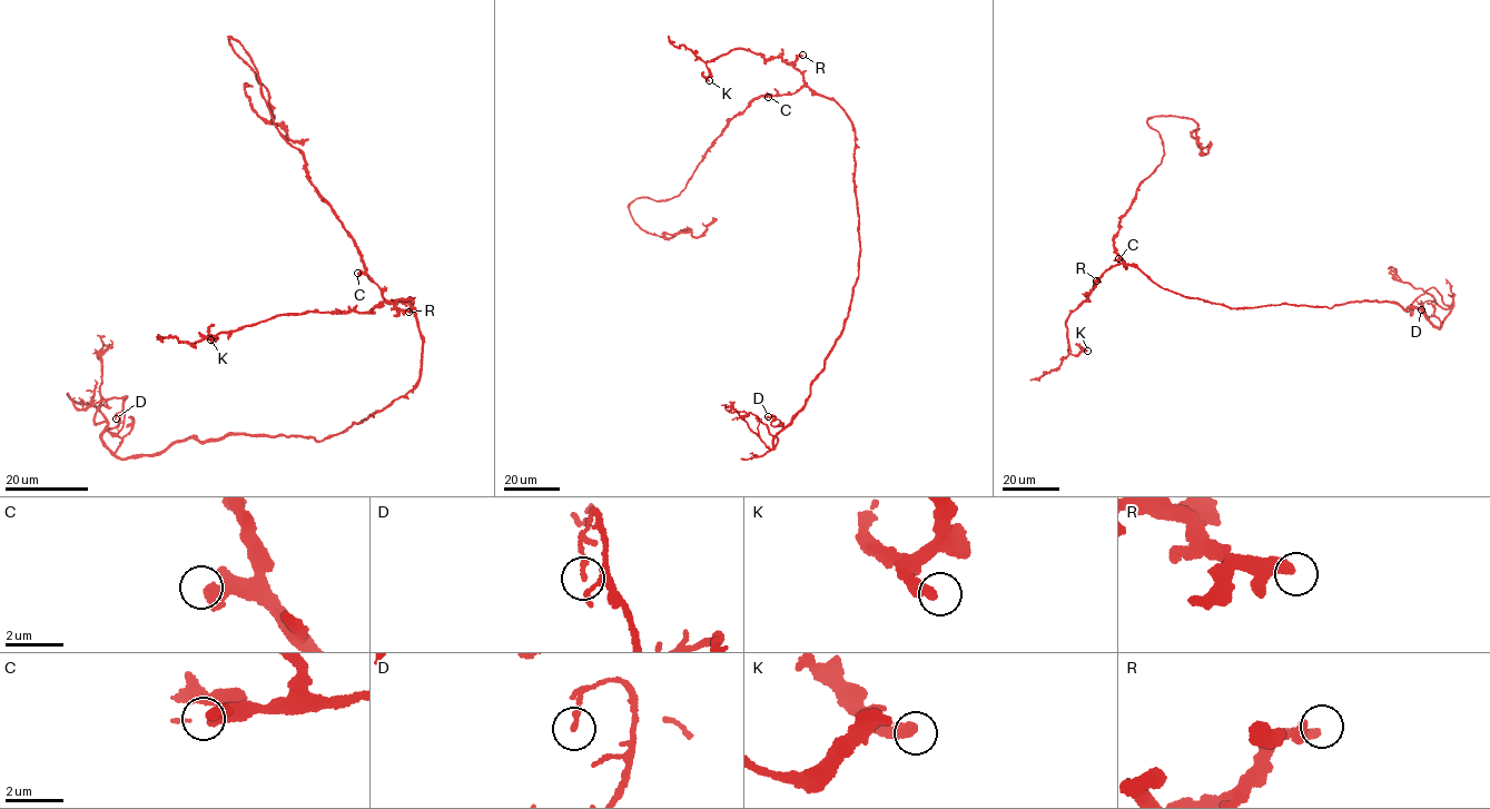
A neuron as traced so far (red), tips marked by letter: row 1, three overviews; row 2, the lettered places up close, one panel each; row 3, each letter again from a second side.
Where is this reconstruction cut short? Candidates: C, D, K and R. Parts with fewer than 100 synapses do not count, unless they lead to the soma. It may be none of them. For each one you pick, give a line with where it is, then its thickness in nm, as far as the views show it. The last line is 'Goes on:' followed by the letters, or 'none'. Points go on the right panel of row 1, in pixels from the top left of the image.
Goes on: none

